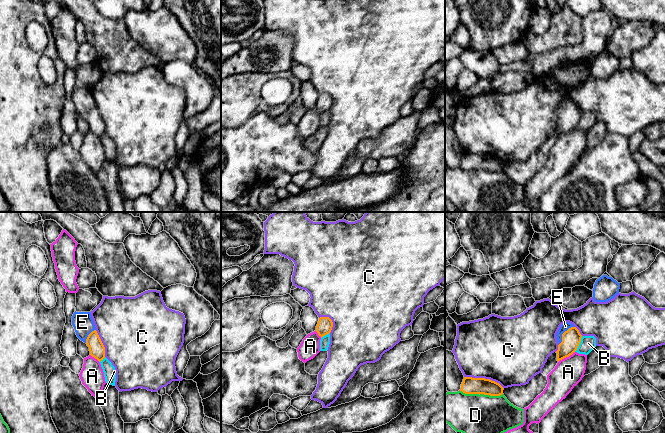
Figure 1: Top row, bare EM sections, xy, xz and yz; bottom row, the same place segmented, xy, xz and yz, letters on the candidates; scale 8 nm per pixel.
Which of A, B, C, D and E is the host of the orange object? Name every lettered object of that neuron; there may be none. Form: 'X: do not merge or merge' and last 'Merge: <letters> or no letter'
A: do not merge
B: do not merge
C: do not merge
D: do not merge
E: merge
Merge: E

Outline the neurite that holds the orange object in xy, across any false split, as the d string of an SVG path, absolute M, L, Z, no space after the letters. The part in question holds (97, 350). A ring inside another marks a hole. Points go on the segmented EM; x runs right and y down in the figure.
M74 312L72 325L77 337L87 344L90 355L99 362L105 358L105 347L96 331L90 312Z

